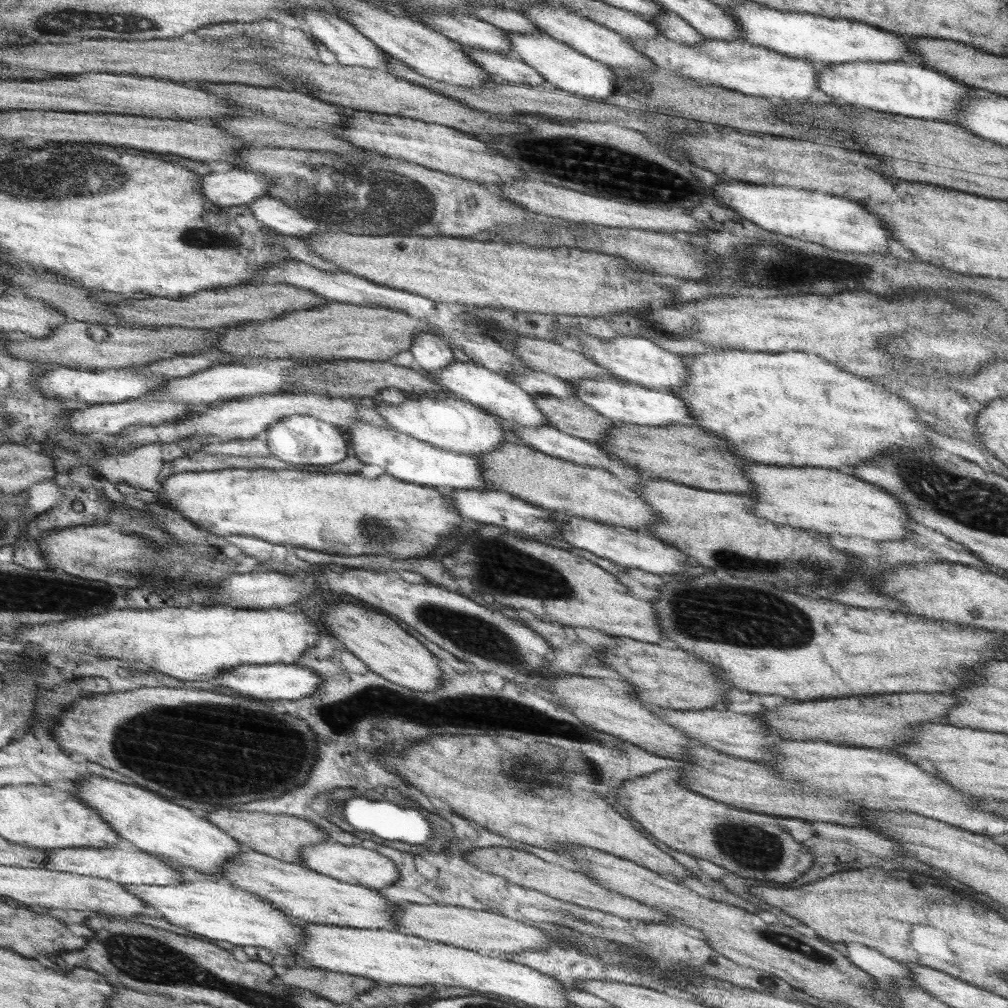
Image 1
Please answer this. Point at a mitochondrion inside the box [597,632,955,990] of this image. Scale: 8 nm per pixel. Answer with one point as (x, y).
(756, 848)

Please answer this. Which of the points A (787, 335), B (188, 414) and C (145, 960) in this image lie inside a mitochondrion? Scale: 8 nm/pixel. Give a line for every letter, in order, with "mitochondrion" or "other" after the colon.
A: other
B: other
C: mitochondrion

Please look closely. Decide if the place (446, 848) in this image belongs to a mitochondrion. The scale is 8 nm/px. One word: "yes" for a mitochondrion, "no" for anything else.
no

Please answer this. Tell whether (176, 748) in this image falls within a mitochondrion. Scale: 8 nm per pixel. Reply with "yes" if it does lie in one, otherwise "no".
yes

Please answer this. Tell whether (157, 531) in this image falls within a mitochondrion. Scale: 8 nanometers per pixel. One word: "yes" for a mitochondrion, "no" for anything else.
no

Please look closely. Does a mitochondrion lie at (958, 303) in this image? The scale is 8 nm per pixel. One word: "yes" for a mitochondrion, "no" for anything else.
yes

